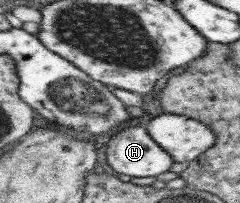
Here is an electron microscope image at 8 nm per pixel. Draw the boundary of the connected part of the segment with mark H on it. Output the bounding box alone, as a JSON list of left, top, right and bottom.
[105,123,175,178]

